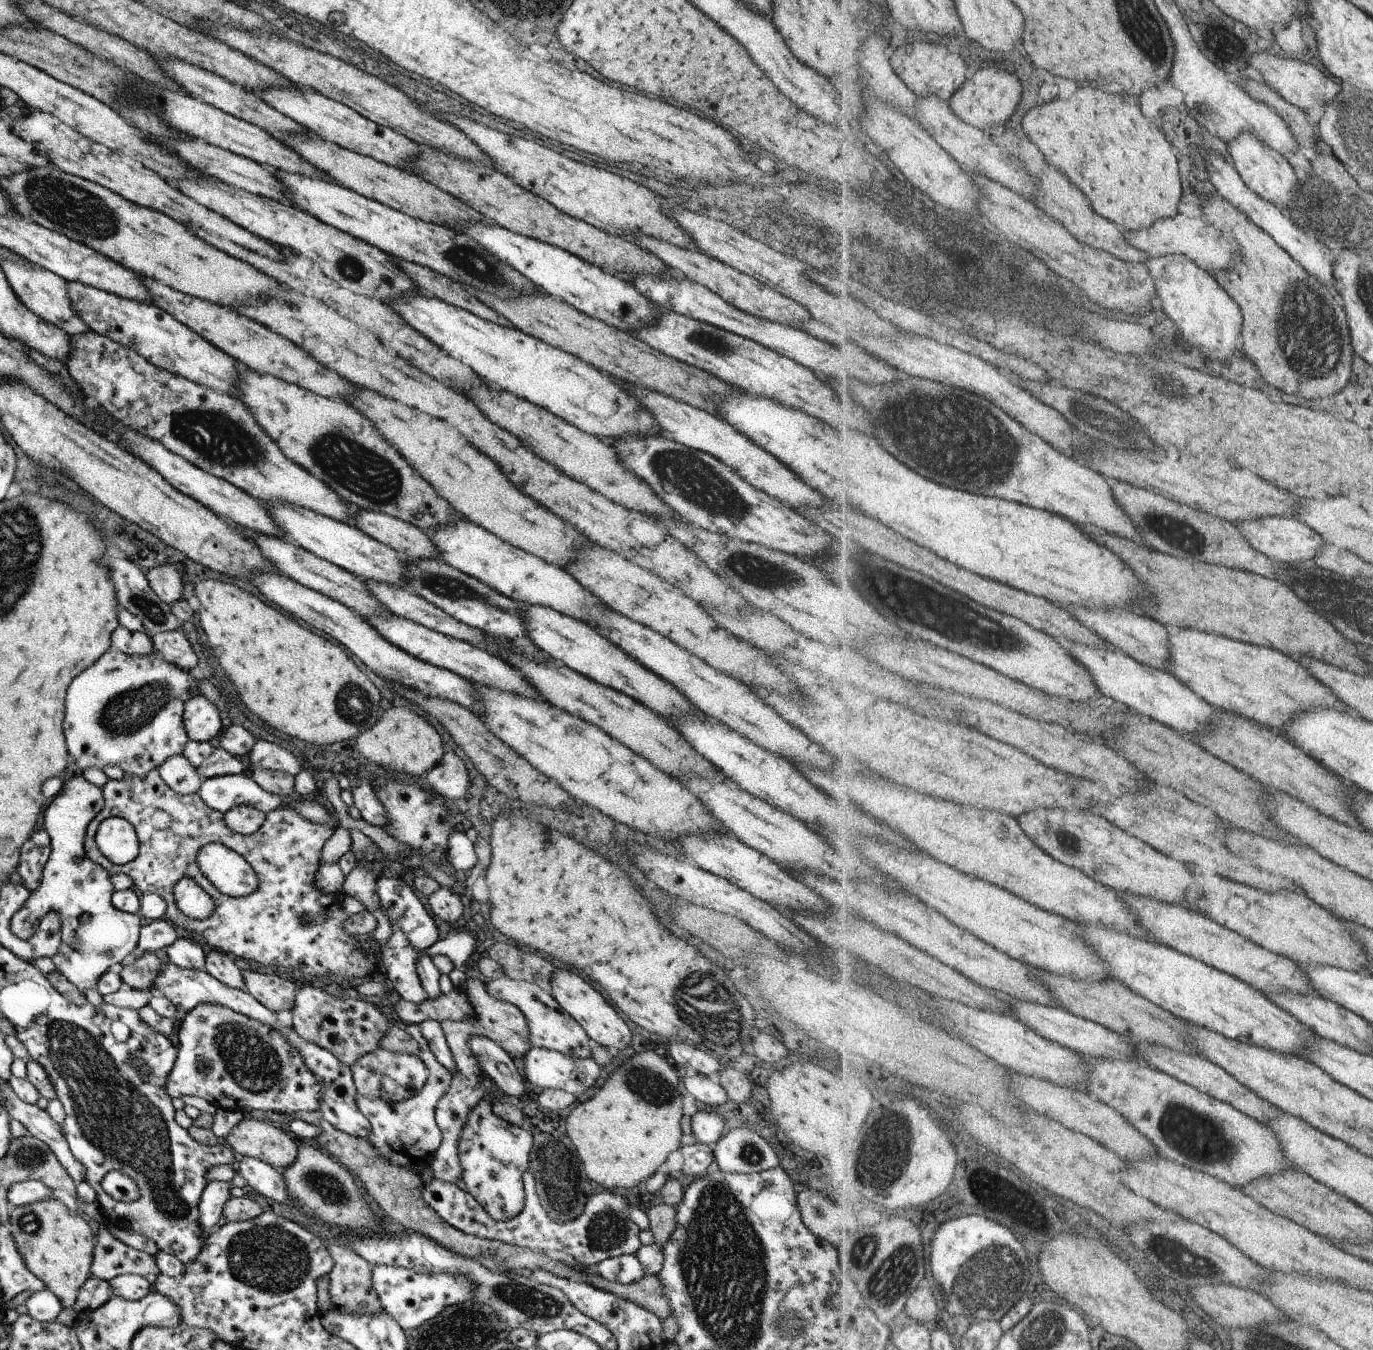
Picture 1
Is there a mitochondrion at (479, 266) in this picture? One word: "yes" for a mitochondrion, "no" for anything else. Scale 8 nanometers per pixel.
yes

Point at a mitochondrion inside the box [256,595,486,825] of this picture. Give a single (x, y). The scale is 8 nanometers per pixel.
(354, 703)

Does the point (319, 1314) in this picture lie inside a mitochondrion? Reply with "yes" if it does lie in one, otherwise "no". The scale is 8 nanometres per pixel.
no

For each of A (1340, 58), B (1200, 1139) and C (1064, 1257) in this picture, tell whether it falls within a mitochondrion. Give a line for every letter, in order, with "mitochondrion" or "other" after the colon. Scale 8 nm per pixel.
A: other
B: mitochondrion
C: other

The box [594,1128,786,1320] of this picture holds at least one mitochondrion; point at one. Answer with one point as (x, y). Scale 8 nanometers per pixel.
(753, 1154)

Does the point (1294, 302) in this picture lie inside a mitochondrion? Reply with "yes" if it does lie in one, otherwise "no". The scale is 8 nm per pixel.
yes

